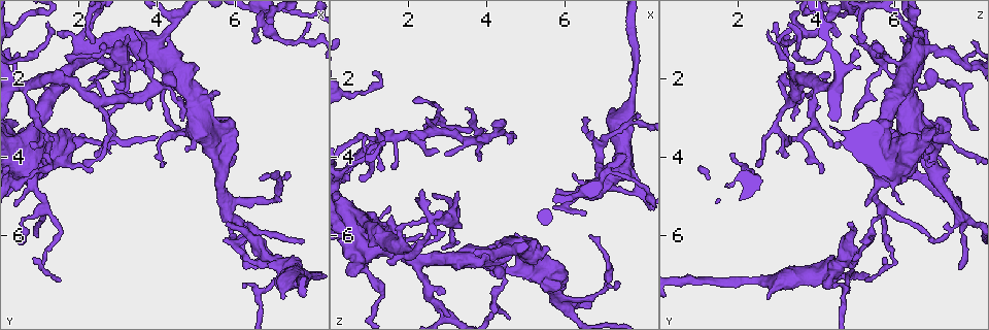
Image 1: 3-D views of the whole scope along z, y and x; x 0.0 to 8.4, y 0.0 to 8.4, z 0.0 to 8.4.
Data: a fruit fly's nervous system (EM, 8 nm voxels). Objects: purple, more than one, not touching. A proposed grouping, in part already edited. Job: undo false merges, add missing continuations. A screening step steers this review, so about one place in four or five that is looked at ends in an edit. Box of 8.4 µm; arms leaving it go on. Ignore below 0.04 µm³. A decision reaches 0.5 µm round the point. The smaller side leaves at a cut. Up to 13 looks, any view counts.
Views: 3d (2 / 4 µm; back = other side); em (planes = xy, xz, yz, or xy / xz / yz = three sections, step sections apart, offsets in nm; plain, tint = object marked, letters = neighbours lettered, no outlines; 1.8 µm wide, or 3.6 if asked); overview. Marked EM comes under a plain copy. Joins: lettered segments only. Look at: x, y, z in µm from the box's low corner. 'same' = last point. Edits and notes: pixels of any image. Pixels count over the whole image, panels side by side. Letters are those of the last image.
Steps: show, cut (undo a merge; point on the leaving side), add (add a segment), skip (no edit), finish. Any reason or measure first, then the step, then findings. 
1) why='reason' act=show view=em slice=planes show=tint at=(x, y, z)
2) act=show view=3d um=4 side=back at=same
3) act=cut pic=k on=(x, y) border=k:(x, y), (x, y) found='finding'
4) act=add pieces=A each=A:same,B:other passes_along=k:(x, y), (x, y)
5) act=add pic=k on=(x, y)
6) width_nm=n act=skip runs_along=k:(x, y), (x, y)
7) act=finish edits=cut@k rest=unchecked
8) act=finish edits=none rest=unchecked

why='sudden change in width' act=show view=em slice=planes show=letters at=(0.70, 3.65, 6.50)

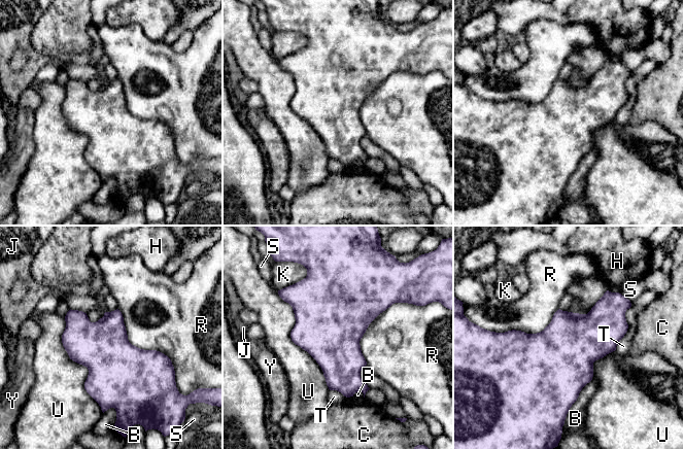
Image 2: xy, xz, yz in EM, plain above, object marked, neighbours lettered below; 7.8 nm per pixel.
longest_contact=U:800nm act=skip each=B:other,C:other,H:other,J:other,K:other,R:other,S:other,T:other,U:other,Y:other border=2:(117, 308), (127, 339), (174, 367) found='continuous, no second cell'

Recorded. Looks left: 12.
why='sudden change in width' act=show view=3d um=4 at=(3.85, 1.30, 6.55)

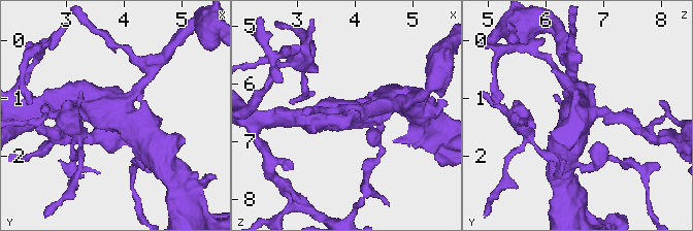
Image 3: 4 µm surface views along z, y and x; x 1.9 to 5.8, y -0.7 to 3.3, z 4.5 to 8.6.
why='now the EM' act=show view=em um=3.6 slice=yz step=8 show=tint at=(3.95, 1.35, 6.55)

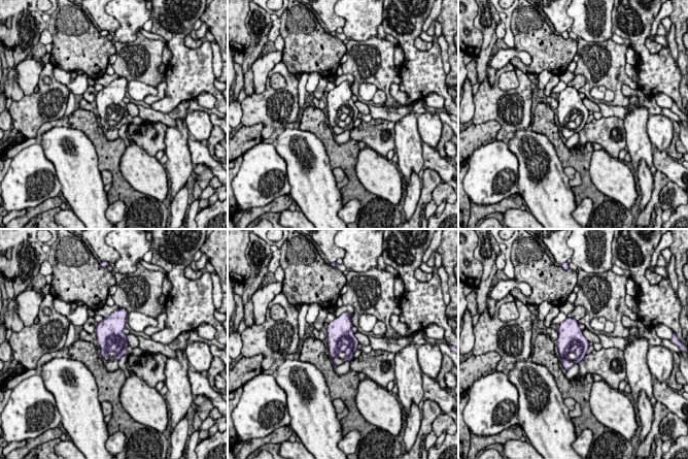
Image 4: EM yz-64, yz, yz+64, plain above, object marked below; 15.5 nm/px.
act=show view=em um=3.6 slice=planes show=letters at=same

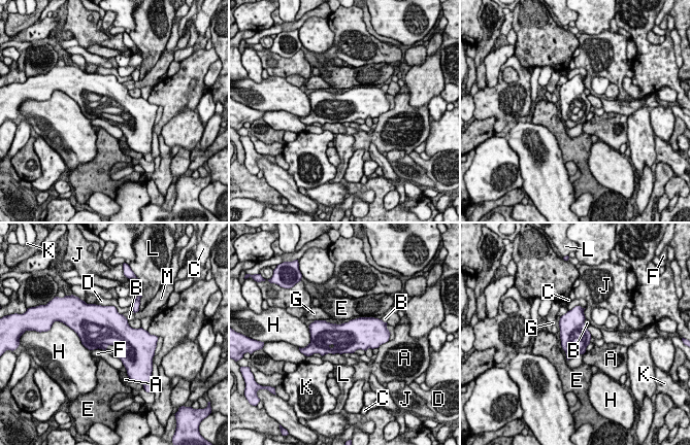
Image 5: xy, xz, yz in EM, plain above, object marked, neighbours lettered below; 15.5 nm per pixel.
act=skip each=A:other,B:other,C:other,D:other,E:other,F:other,G:other,H:other,J:other,K:other,L:other,M:other found='continuous, no second cell'

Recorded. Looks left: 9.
act=show view=3d um=4 at=(6.60, 1.10, 3.00)

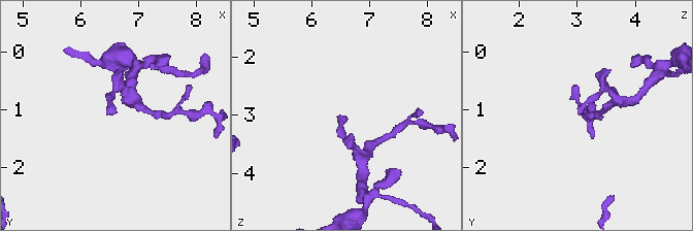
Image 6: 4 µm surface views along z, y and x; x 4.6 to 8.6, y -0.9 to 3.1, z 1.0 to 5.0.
act=show view=em slice=xy step=16 show=letters at=(6.55, 1.05, 3.00)

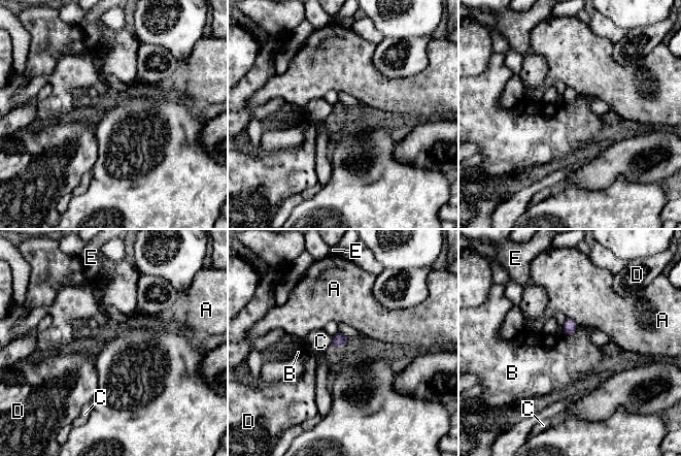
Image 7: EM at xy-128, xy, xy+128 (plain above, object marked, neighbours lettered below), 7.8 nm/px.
width_nm=100 act=skip each=A:other,B:other,C:other,D:other,E:other border=7:(577, 325), (573, 332), (563, 333) found='none of them fits'

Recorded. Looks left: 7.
why='thick end' act=show view=em um=3.6 slice=xy step=4 show=letters at=(5.55, 2.40, 6.25)

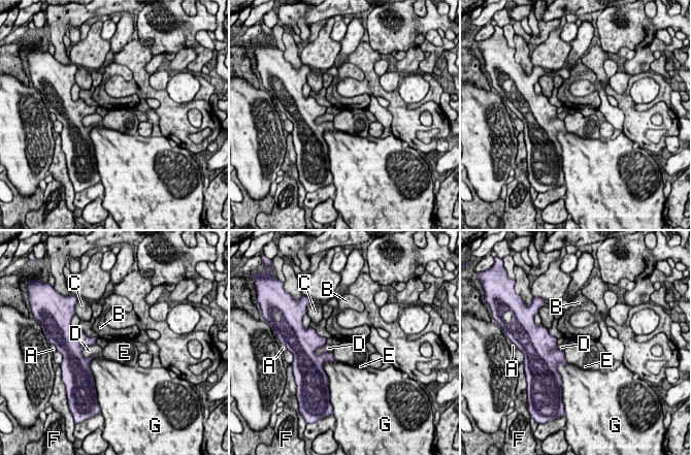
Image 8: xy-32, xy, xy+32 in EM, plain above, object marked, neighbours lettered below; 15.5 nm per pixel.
act=skip each=A:other,B:other,C:other,D:other,E:other,F:other,G:other border=8:(563, 351), (567, 363) found='no lettered segment goes on from it'

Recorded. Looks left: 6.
why='thin end' act=show view=em slice=xy step=8 show=letters at=(0.95, 4.40, 4.15)

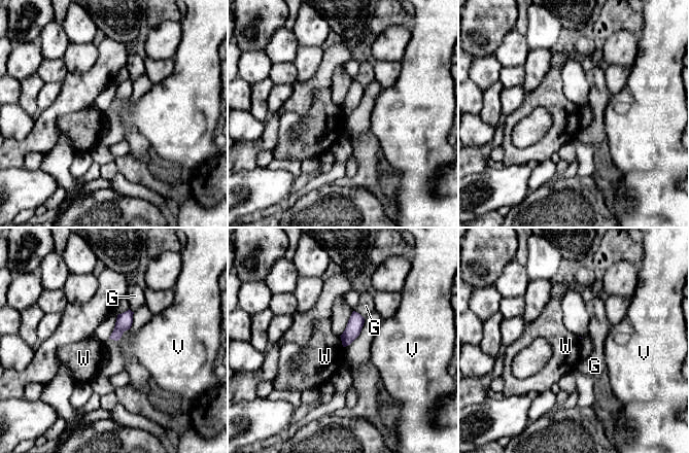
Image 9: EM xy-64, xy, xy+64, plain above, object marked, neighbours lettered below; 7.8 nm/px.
act=skip each=G:other,V:other,W:other border=9:(339, 336), (343, 347) found='none of them fits'

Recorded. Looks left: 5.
why='three-way junction' act=show view=em slice=planes show=letters at=(7.20, 6.80, 4.50)

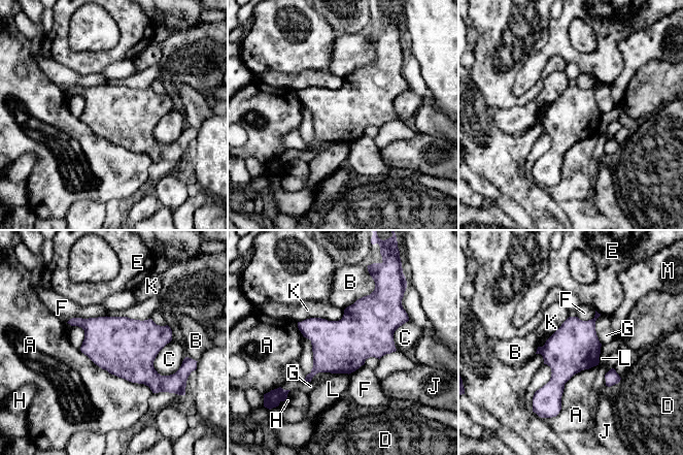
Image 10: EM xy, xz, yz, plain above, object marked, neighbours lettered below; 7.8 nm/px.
act=skip each=A:other,B:other,C:other,D:other,E:other,F:other,G:other,H:other,J:other,K:other,L:other,M:other border=10:(79, 349), (102, 368), (152, 392) found='one cell here'

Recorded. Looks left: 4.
act=finish edits=none rest=unchecked

